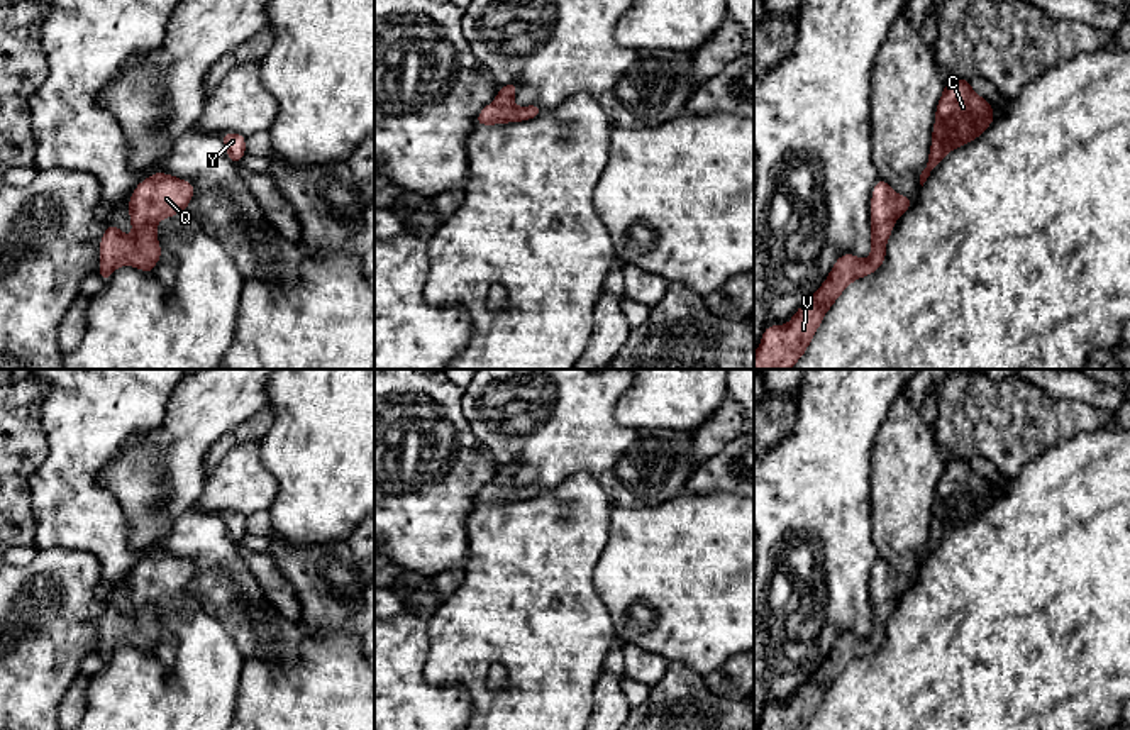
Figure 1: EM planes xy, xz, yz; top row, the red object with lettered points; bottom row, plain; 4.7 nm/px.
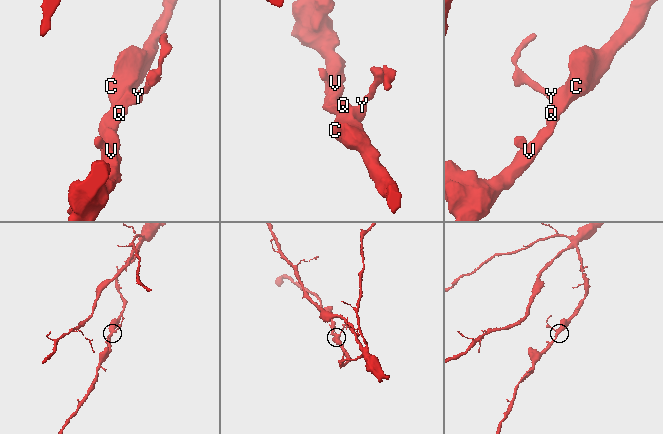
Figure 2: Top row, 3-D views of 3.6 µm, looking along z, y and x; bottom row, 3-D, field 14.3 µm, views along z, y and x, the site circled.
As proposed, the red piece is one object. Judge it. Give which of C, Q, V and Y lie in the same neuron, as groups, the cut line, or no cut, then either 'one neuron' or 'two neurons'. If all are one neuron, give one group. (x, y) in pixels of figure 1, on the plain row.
groups C Q V Y; cut none; one neuron

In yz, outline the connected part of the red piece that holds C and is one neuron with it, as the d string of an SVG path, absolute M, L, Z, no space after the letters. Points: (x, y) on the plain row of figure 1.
M952 457L935 488L932 525L920 564L950 530L981 517L993 501L993 484L971 467L971 459Z

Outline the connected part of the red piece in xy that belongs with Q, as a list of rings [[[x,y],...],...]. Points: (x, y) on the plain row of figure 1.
[[[158,550],[142,559],[129,578],[132,615],[108,601],[100,618],[98,654],[107,662],[120,645],[152,652],[161,639],[158,601],[186,589],[195,572],[191,561]]]

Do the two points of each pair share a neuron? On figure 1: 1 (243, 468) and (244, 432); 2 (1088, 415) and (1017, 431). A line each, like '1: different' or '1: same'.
1: different
2: same

